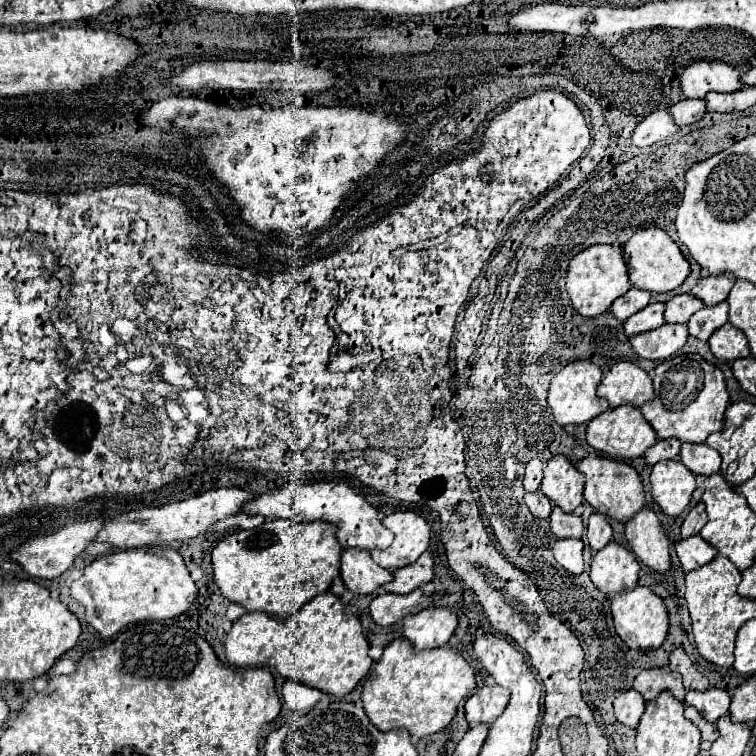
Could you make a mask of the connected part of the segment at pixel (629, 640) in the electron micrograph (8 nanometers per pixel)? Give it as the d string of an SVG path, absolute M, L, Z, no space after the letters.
M635 587L633 591L619 593L611 599L611 613L613 613L613 625L617 635L625 641L629 649L639 649L639 651L649 651L649 649L659 649L669 633L669 617L667 609L651 589L647 587Z

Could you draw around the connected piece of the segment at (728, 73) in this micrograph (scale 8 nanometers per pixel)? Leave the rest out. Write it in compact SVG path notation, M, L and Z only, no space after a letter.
M697 61L689 65L681 75L683 97L703 99L709 91L733 93L743 89L739 71L727 63L717 61Z

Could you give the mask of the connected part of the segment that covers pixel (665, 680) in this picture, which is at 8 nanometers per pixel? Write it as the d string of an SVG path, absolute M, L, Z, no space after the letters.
M647 669L641 671L635 681L633 681L633 689L639 691L645 701L651 701L653 697L657 697L663 691L669 691L675 699L679 699L681 703L685 701L685 687L681 683L681 675L675 671L665 671L665 669Z

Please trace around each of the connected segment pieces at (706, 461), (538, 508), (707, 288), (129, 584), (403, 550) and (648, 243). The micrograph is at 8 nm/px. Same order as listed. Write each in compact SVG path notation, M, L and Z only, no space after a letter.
M683 443L679 459L685 467L691 469L691 473L705 475L705 477L719 473L719 467L721 467L721 455L705 443L701 443L701 445Z
M535 491L535 493L525 493L525 505L531 507L531 513L535 517L541 517L541 519L547 519L553 505L551 501L541 493L541 491Z
M721 273L721 277L705 277L705 279L701 279L693 287L691 295L701 299L707 307L713 307L713 305L727 299L733 285L735 285L733 273Z
M141 547L115 551L89 563L83 575L73 581L71 597L87 609L87 623L93 625L103 639L111 639L129 623L171 619L185 613L197 597L197 585L189 577L177 551L169 547Z
M395 511L383 517L383 525L395 535L389 549L373 549L371 557L377 565L393 571L411 565L429 547L429 525L413 511Z
M647 227L647 229L641 229L639 233L635 233L623 247L623 259L625 259L627 271L629 271L631 285L637 289L651 291L651 293L673 291L673 289L681 287L683 281L691 273L689 263L683 257L683 253L679 251L679 247L675 245L675 241L663 229L657 229L657 227Z

